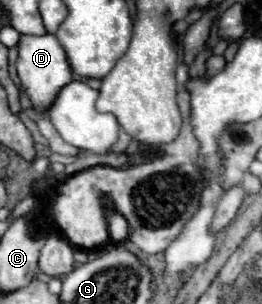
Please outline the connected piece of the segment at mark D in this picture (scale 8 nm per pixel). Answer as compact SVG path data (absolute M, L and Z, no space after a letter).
M22 34L20 42L18 42L16 68L18 68L18 76L22 80L22 88L28 92L28 96L38 112L48 108L54 102L58 90L72 80L66 52L62 50L62 44L56 40L54 34L42 34L42 36Z

